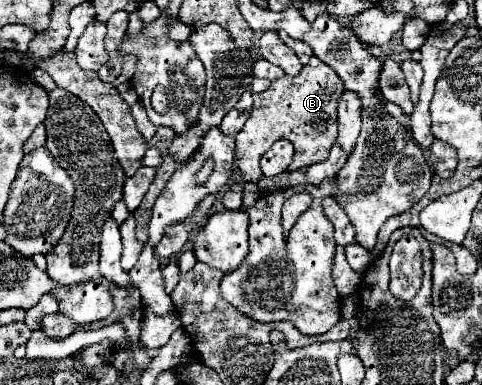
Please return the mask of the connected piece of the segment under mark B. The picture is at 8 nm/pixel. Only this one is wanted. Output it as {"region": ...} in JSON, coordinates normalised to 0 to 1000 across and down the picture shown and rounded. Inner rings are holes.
{"region":[[[647,145],[643,166],[627,177],[618,197],[589,197],[560,218],[552,239],[527,244],[519,306],[490,353],[490,426],[510,473],[535,473],[544,457],[539,410],[577,358],[593,358],[610,374],[614,400],[598,442],[622,442],[680,410],[685,384],[701,353],[697,275],[714,239],[714,218],[689,177]]]}

